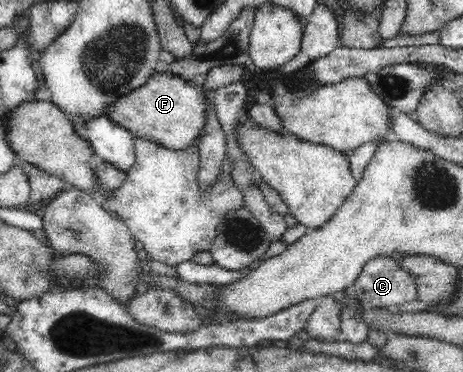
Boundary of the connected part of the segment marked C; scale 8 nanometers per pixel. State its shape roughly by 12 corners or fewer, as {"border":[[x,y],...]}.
{"border":[[378,255],[352,285],[367,308],[396,308],[417,298],[400,259]]}

